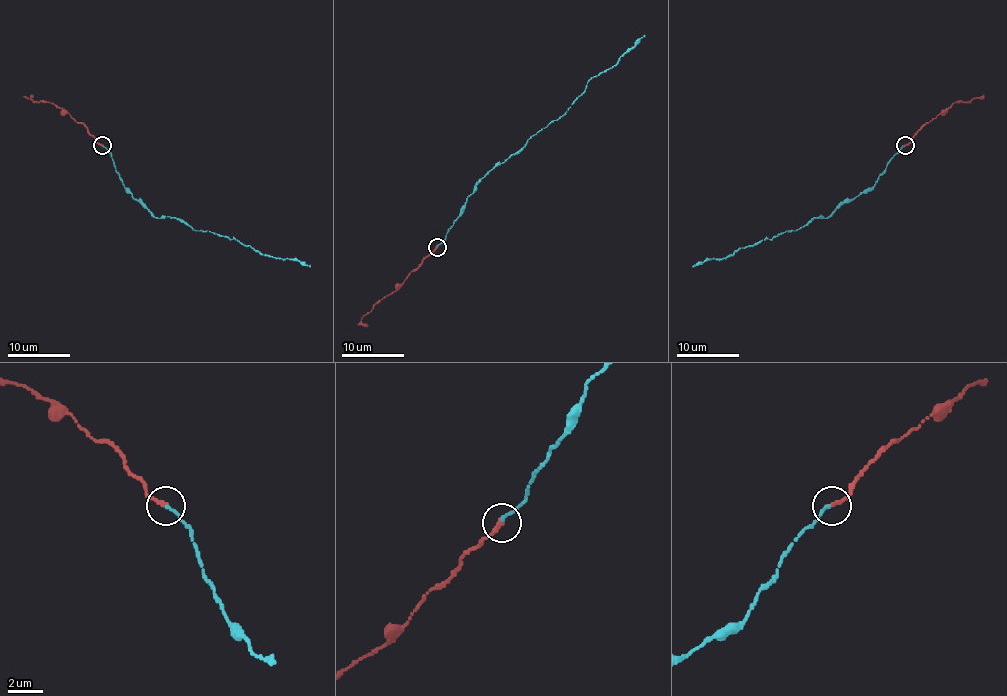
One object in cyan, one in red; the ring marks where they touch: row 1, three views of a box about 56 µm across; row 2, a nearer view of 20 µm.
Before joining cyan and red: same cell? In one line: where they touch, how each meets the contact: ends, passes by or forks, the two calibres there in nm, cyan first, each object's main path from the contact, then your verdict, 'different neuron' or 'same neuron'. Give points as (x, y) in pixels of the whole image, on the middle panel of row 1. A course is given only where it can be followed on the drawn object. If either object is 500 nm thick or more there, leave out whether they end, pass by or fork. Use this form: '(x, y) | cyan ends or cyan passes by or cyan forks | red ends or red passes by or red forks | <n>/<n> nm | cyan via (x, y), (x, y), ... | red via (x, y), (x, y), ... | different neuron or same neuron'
(437, 247) | cyan ends | red ends | 200/280 nm | cyan via (437, 246), (474, 185), (529, 138), (560, 118), (585, 90), (590, 79), (612, 68), (645, 35) | red via (437, 248), (393, 291), (362, 316), (361, 321), (367, 326) | same neuron

